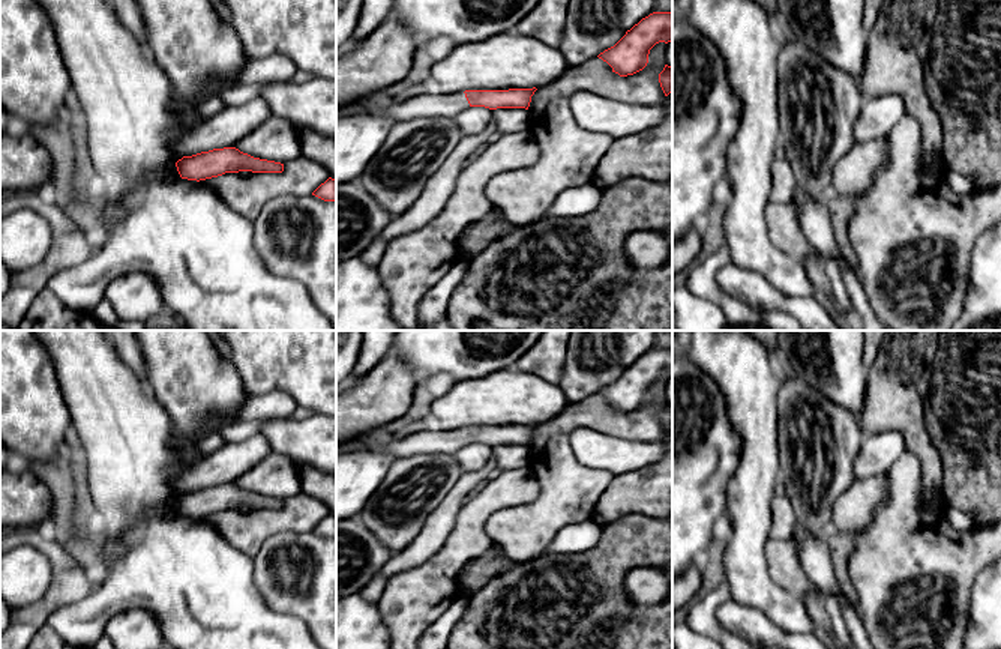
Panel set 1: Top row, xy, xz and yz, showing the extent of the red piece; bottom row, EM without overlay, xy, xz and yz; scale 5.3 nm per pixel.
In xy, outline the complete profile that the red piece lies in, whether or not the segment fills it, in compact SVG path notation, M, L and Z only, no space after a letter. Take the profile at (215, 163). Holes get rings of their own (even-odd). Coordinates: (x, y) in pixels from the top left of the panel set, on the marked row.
M236 147L213 149L192 156L183 156L176 162L182 179L206 180L225 173L282 173L284 164L254 158Z

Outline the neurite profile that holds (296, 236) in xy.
M278 195L264 203L252 227L269 272L303 284L336 329L336 201Z

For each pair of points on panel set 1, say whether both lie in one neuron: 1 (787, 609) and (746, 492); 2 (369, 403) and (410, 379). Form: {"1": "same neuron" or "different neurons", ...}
{"1": "same neuron", "2": "same neuron"}

